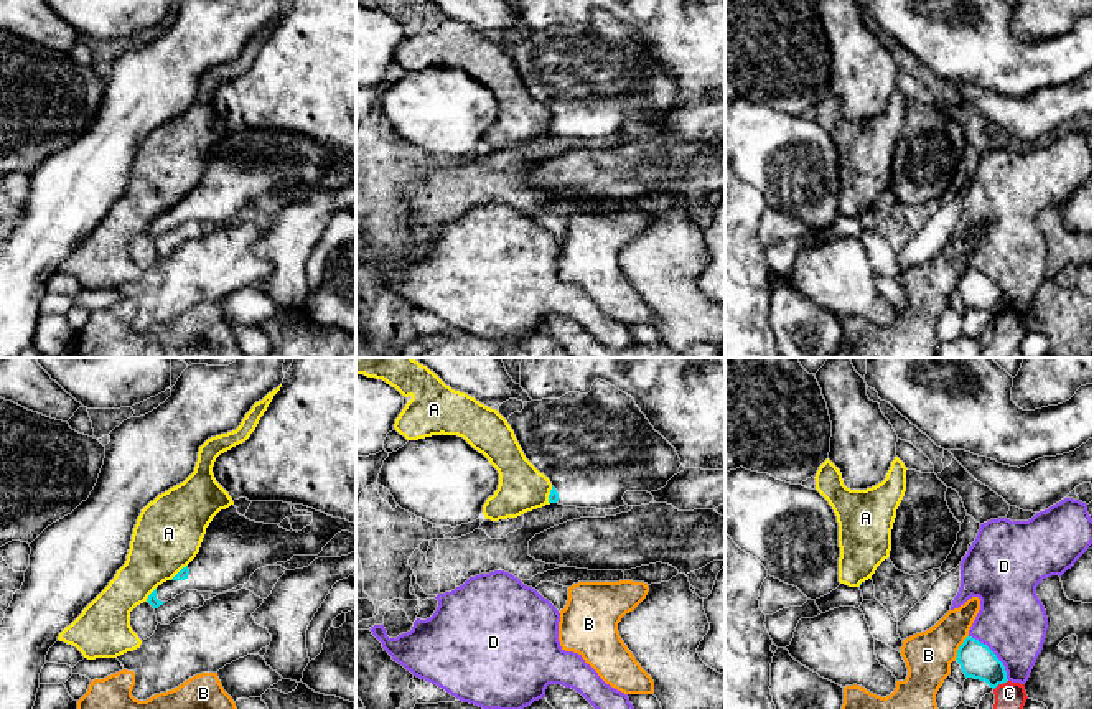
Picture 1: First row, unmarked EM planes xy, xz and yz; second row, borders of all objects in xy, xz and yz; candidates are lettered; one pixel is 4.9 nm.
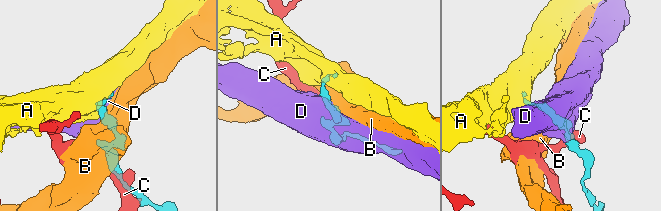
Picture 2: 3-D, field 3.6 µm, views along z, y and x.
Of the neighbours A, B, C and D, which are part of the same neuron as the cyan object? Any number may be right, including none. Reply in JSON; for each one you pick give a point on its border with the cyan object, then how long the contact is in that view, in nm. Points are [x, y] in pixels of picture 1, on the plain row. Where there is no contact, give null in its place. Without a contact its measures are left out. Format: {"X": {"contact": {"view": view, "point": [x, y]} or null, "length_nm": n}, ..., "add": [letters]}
{"add": []}

